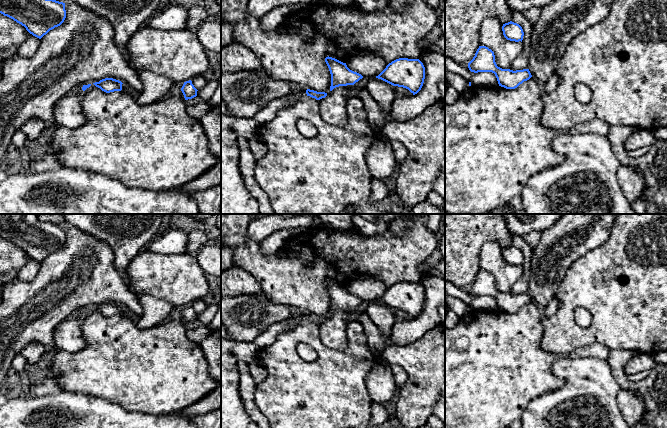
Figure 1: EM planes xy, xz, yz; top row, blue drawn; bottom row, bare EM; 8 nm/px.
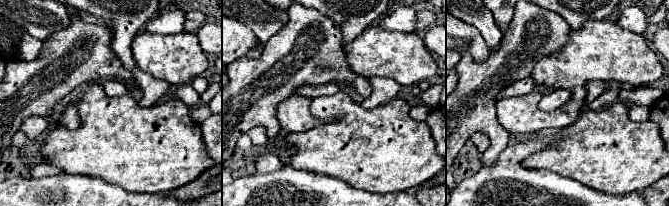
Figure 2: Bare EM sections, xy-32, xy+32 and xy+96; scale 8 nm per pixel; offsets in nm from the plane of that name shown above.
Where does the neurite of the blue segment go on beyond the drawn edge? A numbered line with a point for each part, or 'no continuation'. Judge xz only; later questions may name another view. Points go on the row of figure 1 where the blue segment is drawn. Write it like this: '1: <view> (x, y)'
1: xz (267, 114)

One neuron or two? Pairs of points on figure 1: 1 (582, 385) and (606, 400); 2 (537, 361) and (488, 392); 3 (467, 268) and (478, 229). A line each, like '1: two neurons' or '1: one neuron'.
1: one neuron
2: one neuron
3: one neuron

